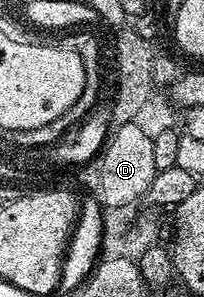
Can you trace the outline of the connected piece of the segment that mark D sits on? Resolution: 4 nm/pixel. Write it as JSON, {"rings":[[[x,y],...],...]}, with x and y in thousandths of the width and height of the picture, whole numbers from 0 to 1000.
{"rings":[[[691,411],[588,414],[544,438],[490,519],[480,549],[475,667],[505,700],[652,697],[711,660],[745,623],[745,596],[775,572],[745,519],[750,451],[691,428]]]}

